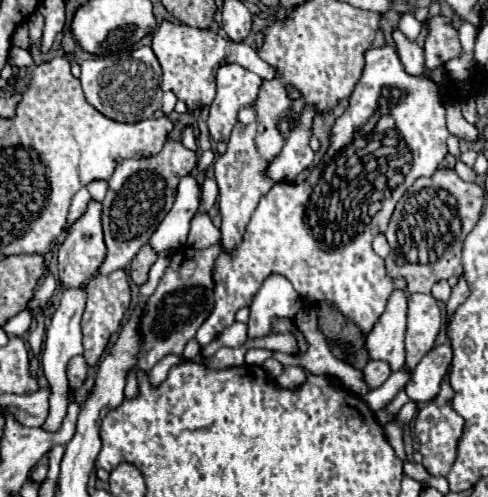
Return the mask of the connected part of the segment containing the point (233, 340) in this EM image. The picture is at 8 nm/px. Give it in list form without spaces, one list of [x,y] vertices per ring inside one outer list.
[[[232,323],[228,329],[224,329],[206,349],[202,349],[202,357],[214,355],[220,347],[240,347],[248,341],[248,325],[246,323]]]

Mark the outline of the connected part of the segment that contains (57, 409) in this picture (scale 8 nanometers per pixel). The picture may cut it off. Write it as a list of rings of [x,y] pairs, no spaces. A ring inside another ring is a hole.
[[[84,285],[78,289],[66,289],[62,293],[60,305],[56,309],[56,313],[52,315],[52,323],[46,331],[46,341],[44,341],[44,349],[42,349],[42,369],[44,375],[48,379],[48,387],[52,389],[52,397],[48,397],[50,401],[50,413],[46,423],[42,425],[42,429],[48,429],[50,433],[60,429],[62,419],[66,417],[68,411],[68,403],[70,403],[70,387],[68,387],[68,379],[66,379],[66,363],[70,361],[70,357],[80,355],[82,353],[82,329],[80,329],[80,317],[84,313],[84,303],[86,303],[86,293],[84,293]]]

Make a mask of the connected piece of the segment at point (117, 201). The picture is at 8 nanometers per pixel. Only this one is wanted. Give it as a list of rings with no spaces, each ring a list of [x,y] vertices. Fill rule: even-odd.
[[[168,139],[162,147],[162,151],[154,157],[142,157],[142,159],[128,159],[122,161],[114,175],[110,177],[110,187],[106,193],[106,199],[102,201],[102,225],[104,225],[104,241],[108,247],[106,261],[98,269],[98,275],[108,275],[116,269],[124,269],[132,257],[138,253],[138,249],[148,243],[160,221],[166,217],[166,213],[172,209],[178,181],[192,173],[198,165],[198,155],[190,149],[186,149],[180,141]]]

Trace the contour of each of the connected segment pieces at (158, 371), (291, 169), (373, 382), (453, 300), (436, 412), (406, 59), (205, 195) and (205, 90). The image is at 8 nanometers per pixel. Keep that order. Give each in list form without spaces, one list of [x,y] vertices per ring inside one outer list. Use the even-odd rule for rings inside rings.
[[[168,355],[168,357],[164,357],[164,359],[160,359],[154,367],[152,367],[152,371],[150,371],[150,383],[152,385],[158,385],[158,383],[162,383],[164,379],[166,379],[166,375],[168,375],[168,371],[170,371],[170,367],[172,365],[176,365],[176,363],[180,363],[182,361],[182,357],[180,355]]]
[[[310,107],[304,109],[300,125],[290,133],[284,149],[268,167],[268,175],[272,177],[272,181],[292,183],[300,171],[304,171],[306,167],[312,165],[314,151],[312,151],[309,141],[312,137],[311,129],[315,116],[316,113]]]
[[[368,361],[368,365],[364,367],[364,379],[370,389],[380,387],[390,375],[392,375],[392,369],[386,361]]]
[[[460,275],[456,287],[452,287],[450,301],[446,303],[446,311],[448,311],[448,315],[454,313],[456,307],[462,305],[462,303],[468,299],[468,295],[470,295],[470,293],[468,293],[468,281],[464,281],[464,275]]]
[[[446,377],[440,393],[424,409],[418,411],[416,425],[414,425],[416,435],[420,439],[420,453],[424,455],[424,467],[428,469],[430,475],[436,475],[436,477],[446,477],[446,473],[450,471],[456,459],[456,443],[462,435],[462,425],[464,425],[464,419],[448,405],[450,399],[452,399],[452,387]]]
[[[398,27],[392,31],[392,39],[394,39],[396,51],[400,55],[400,61],[402,61],[404,69],[410,75],[422,75],[426,71],[426,67],[424,67],[424,49],[416,41],[408,39]]]
[[[210,173],[210,175],[206,175],[206,179],[202,183],[202,205],[200,205],[198,213],[208,213],[212,209],[212,205],[216,203],[216,197],[218,197],[218,185]]]
[[[164,19],[158,29],[152,35],[152,51],[156,53],[161,65],[163,79],[161,89],[172,91],[178,99],[182,99],[188,105],[188,111],[196,107],[210,105],[216,93],[216,69],[228,61],[240,63],[242,67],[254,71],[262,79],[272,79],[276,71],[264,63],[256,51],[244,43],[234,43],[210,29],[194,29],[188,25],[176,25],[168,19]]]

